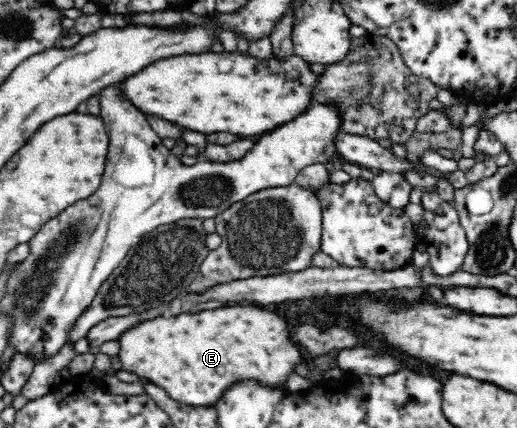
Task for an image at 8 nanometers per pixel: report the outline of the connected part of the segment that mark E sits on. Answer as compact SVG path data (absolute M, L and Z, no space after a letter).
M253 305L141 320L117 339L121 370L150 379L179 403L215 407L222 393L235 381L257 379L259 384L271 388L286 385L287 376L303 359L303 351L285 325L273 311Z

